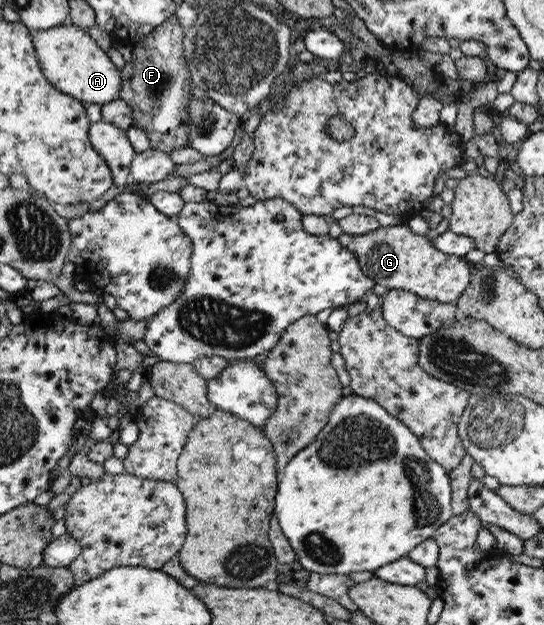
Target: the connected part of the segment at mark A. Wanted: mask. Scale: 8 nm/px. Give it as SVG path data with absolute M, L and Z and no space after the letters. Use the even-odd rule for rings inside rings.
M71 22L45 30L30 29L29 39L33 43L41 74L45 80L63 94L68 94L83 104L99 104L119 99L120 72L109 61L105 52L95 45L86 29Z

